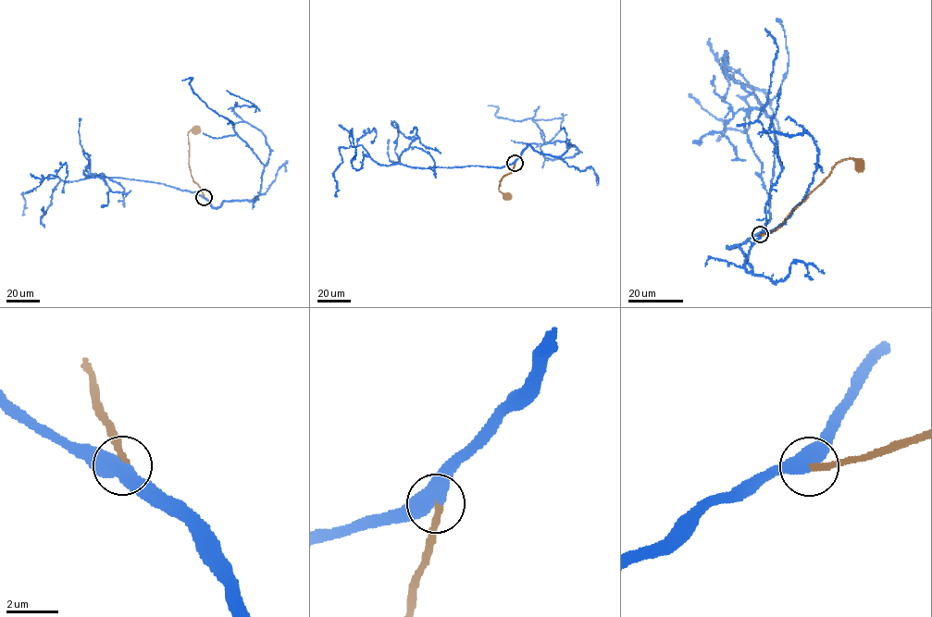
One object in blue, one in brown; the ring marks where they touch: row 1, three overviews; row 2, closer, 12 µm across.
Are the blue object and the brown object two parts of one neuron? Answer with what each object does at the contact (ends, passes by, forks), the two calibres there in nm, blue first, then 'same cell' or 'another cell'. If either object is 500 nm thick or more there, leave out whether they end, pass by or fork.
calibres 550 and 260 nm; same cell

